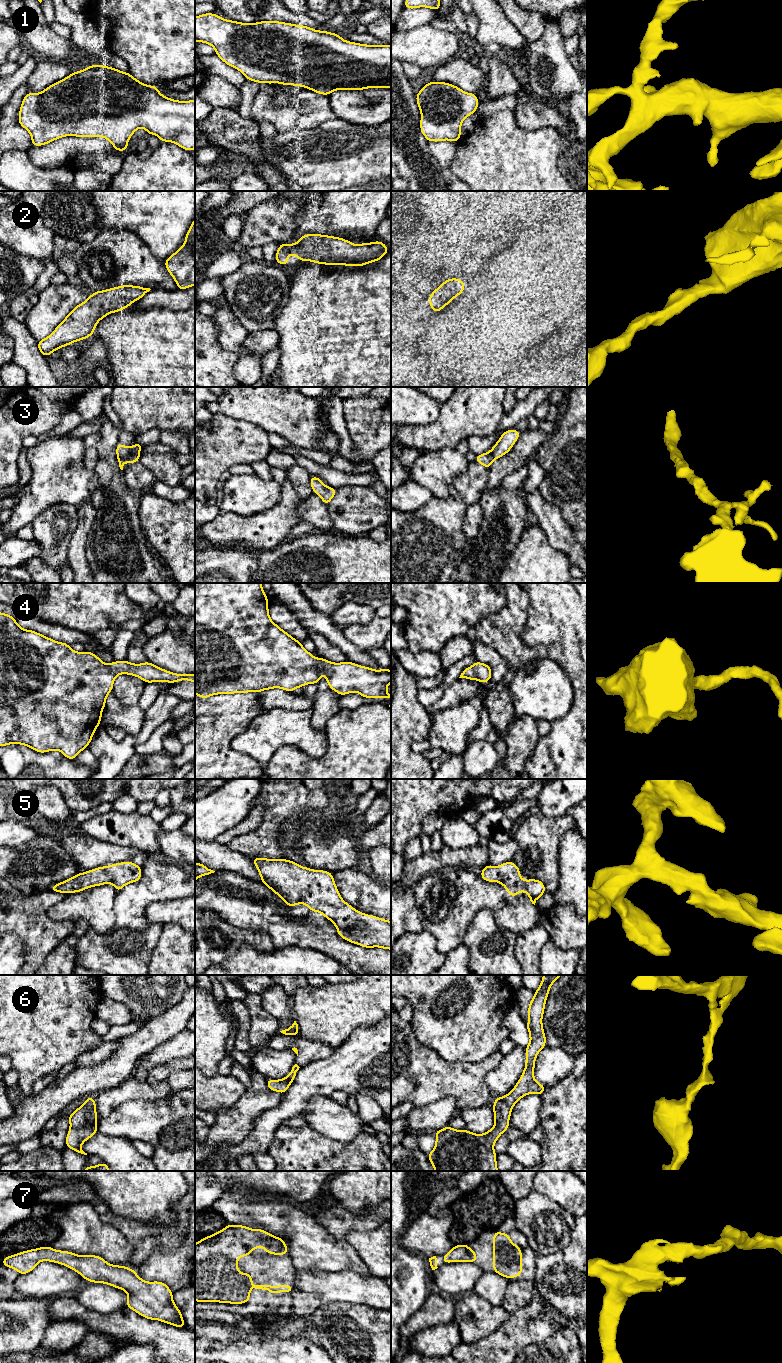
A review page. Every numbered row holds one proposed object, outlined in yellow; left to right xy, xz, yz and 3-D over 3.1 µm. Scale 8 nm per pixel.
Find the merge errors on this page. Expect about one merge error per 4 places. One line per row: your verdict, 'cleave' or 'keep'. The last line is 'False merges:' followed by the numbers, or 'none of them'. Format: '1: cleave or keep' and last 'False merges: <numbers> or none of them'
1: keep
2: keep
3: keep
4: keep
5: keep
6: keep
7: keep
False merges: none of them

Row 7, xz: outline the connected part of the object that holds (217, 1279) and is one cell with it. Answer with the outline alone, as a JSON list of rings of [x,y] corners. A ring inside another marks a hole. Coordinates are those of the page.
[[[228,1224],[222,1230],[197,1241],[195,1244],[195,1301],[244,1304],[250,1301],[250,1290],[252,1288],[268,1290],[271,1295],[276,1295],[277,1292],[292,1293],[294,1285],[253,1285],[251,1273],[238,1272],[238,1257],[249,1256],[259,1246],[272,1255],[288,1255],[286,1242],[282,1238],[273,1236],[266,1230],[250,1229],[245,1225]]]

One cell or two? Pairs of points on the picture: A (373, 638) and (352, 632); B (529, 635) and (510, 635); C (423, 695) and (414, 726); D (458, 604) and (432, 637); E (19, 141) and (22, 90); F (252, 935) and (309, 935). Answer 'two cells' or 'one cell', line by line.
A: one cell
B: two cells
C: two cells
D: one cell
E: one cell
F: two cells

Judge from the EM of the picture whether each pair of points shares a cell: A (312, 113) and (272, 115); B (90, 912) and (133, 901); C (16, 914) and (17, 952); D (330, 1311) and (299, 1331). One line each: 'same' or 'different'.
A: same
B: different
C: different
D: different

